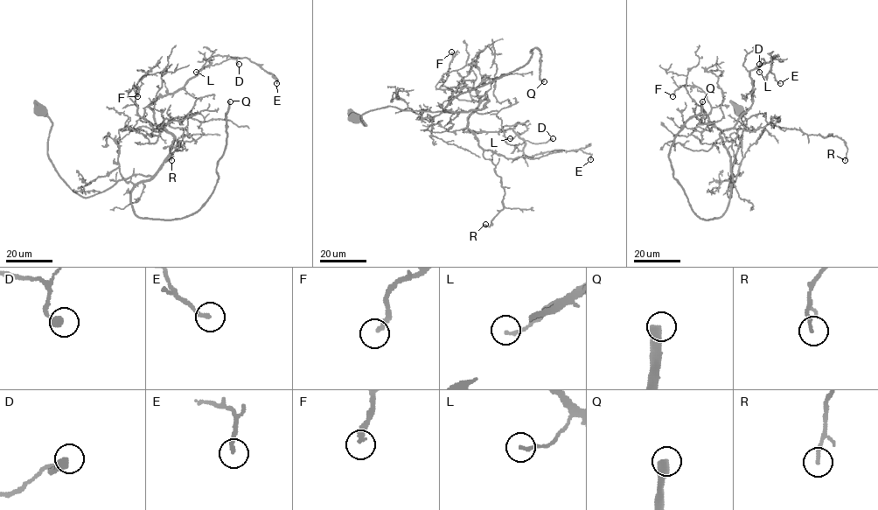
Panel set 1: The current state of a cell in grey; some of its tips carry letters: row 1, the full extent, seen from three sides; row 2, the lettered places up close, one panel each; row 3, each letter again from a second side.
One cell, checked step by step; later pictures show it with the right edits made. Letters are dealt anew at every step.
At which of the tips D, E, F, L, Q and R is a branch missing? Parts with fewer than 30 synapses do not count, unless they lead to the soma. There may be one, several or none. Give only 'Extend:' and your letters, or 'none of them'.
Extend: F, Q

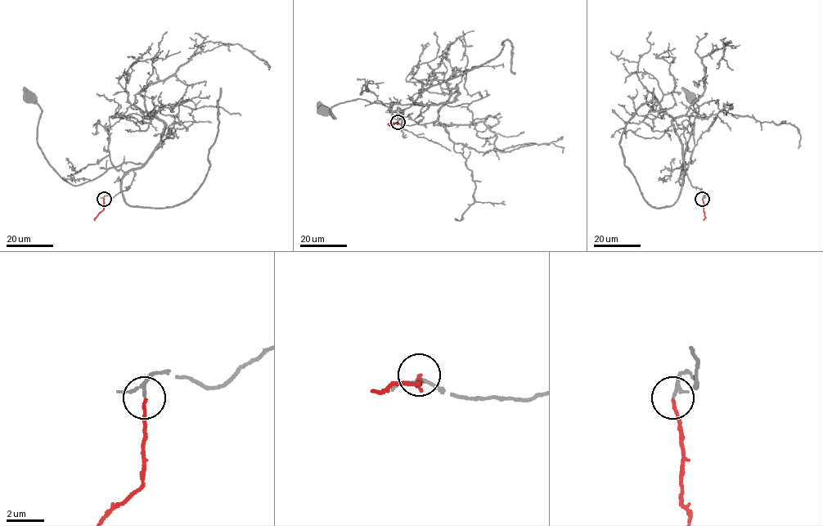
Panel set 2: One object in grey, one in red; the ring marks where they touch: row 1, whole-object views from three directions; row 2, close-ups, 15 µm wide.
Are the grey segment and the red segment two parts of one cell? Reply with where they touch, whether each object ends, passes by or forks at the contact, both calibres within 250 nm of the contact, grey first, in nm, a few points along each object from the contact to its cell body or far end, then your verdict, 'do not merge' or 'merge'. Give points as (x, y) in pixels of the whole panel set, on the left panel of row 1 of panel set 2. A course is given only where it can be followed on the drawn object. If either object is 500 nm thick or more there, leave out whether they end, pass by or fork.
at (104, 199); grey passes by; red ends there; 120 nm thick on the grey side, 160 nm on the other; grey runs (104, 199), (129, 188), (134, 173), (121, 165), (82, 184), (65, 182), (38, 144), (41, 108), (30, 97); red runs (104, 199), (104, 209), (94, 220); merge

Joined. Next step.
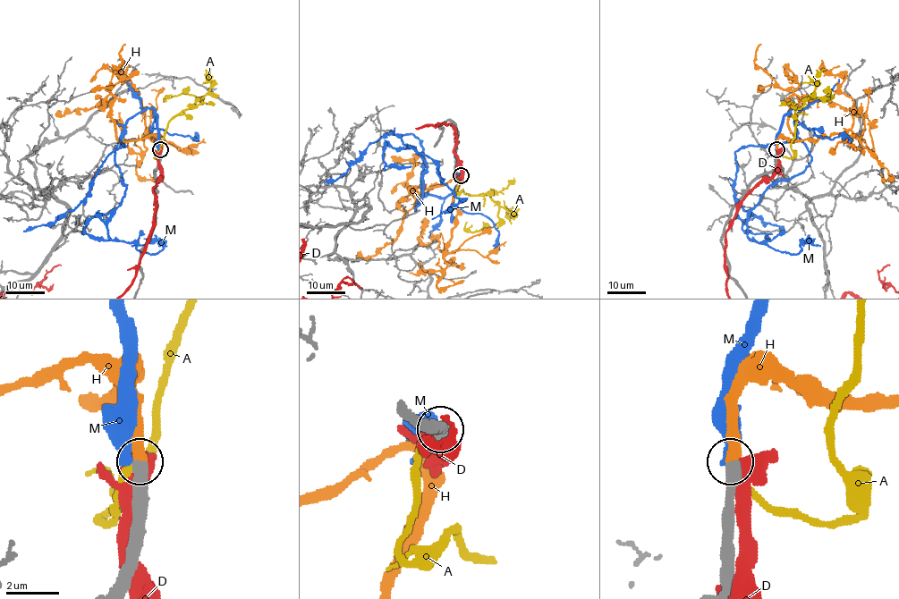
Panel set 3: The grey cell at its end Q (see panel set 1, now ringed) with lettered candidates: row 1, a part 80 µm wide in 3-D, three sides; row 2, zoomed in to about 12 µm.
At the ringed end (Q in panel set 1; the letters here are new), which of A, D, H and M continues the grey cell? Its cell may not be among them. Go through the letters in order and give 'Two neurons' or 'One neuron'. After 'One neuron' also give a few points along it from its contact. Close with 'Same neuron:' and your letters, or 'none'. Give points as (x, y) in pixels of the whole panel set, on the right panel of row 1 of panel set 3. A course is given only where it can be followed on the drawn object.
A: Two neurons
D: Two neurons
H: One neuron. Its course: (776, 149), (780, 135), (793, 139), (788, 124), (789, 97), (793, 95), (830, 100), (853, 112)
M: Two neurons
Same neuron: H

